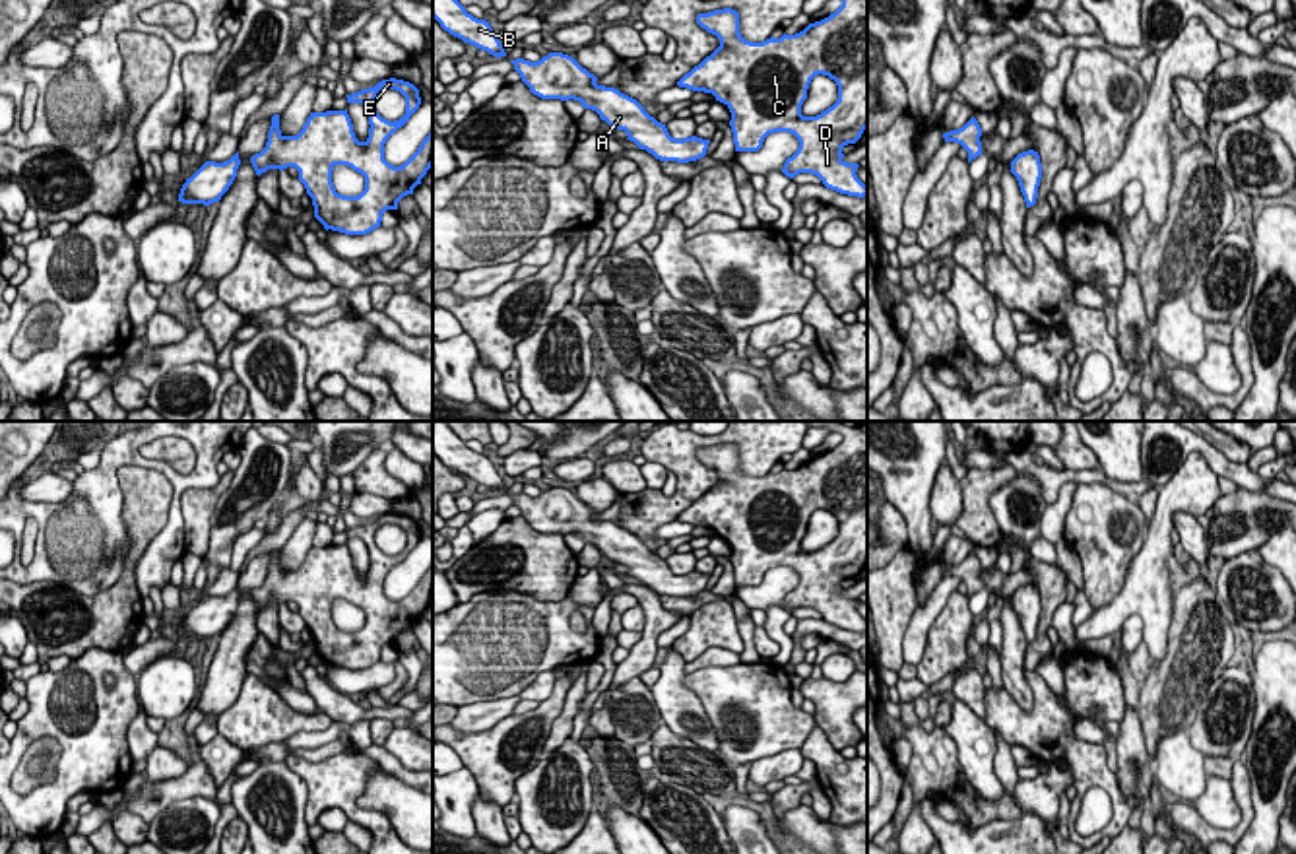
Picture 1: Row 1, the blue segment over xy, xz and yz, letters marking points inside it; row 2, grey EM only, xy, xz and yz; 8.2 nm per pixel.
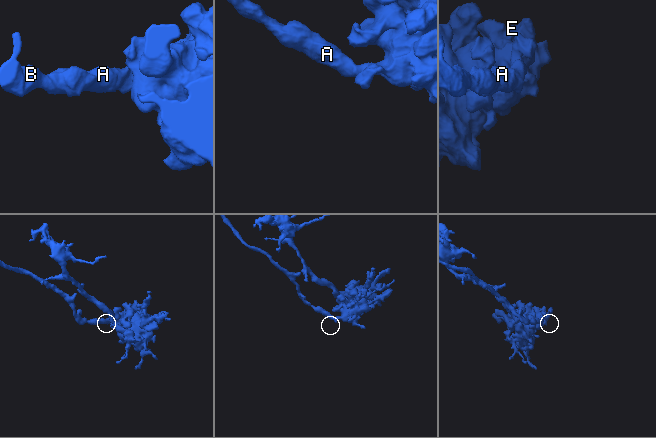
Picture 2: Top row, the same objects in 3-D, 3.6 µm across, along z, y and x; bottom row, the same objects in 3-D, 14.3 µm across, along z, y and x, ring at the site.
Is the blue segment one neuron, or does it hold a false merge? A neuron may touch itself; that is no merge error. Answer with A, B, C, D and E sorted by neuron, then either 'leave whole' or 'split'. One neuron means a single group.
groups A B C D E; leave whole

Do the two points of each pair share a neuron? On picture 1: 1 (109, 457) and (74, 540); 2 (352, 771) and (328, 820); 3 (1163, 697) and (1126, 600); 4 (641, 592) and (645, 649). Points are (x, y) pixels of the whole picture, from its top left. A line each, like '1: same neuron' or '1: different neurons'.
1: same neuron
2: different neurons
3: different neurons
4: same neuron

